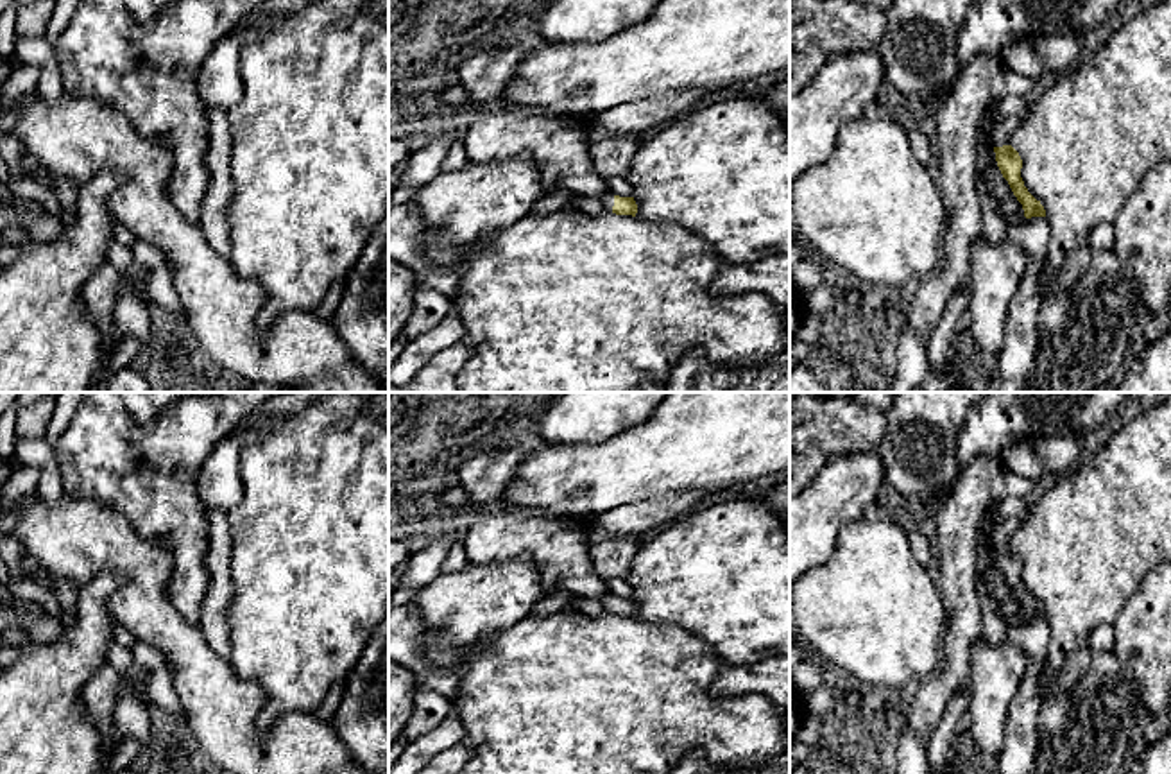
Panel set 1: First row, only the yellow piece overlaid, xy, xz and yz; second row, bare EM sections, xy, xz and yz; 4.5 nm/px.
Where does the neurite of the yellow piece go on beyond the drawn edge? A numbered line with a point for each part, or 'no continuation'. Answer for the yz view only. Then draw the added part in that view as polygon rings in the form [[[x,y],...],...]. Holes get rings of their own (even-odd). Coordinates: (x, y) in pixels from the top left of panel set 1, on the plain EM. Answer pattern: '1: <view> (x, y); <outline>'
1: yz (1001, 533); [[[1008,516],[997,521],[996,525],[992,525],[990,538],[992,538],[994,548],[1012,546],[1010,545],[1012,538],[1017,532],[1021,521],[1022,518],[1019,516]]]

